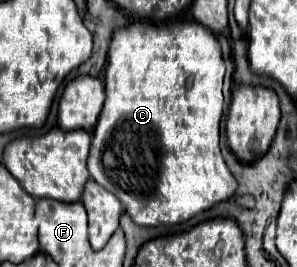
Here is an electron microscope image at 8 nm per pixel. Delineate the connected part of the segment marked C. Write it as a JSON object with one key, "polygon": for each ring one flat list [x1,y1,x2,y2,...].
{"polygon":[[132,22,110,38,110,50,108,50,108,62,104,72,104,84,106,84,106,102,100,112,98,124,94,128,96,136,92,134,92,146,88,154,88,172,94,182,104,186,108,192,112,192,124,206,124,210,130,214,130,218,140,226,158,226,158,224,180,224,190,220,192,216,212,208,214,204,228,200,234,196,238,182,228,170,222,152,220,152,220,118,222,118,222,76,224,76,224,60,222,50,216,40,216,36,204,28,198,26,198,22,164,22,164,24,152,24,152,22]]}

